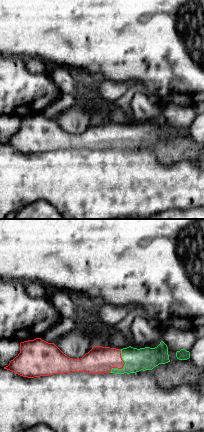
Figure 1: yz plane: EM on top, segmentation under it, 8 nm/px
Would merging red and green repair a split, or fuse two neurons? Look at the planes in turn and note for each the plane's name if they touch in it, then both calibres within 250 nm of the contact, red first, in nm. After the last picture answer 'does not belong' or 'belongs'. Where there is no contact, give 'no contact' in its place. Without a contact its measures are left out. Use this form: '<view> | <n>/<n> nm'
yz | 220/180 nm

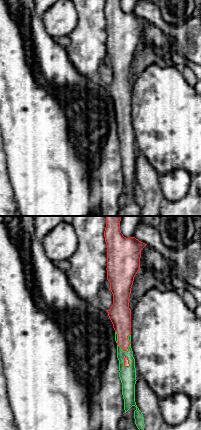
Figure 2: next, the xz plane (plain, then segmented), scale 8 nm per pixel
xz | 180/130 nm

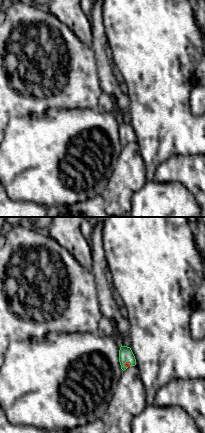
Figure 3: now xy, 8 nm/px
xy | 50/110 nm

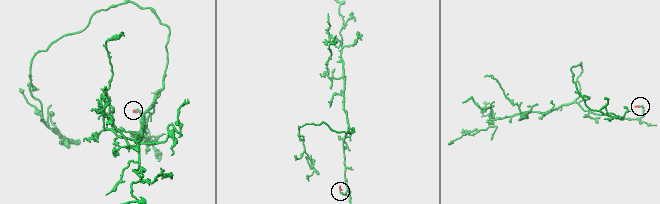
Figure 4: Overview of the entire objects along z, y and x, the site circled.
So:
belongs

